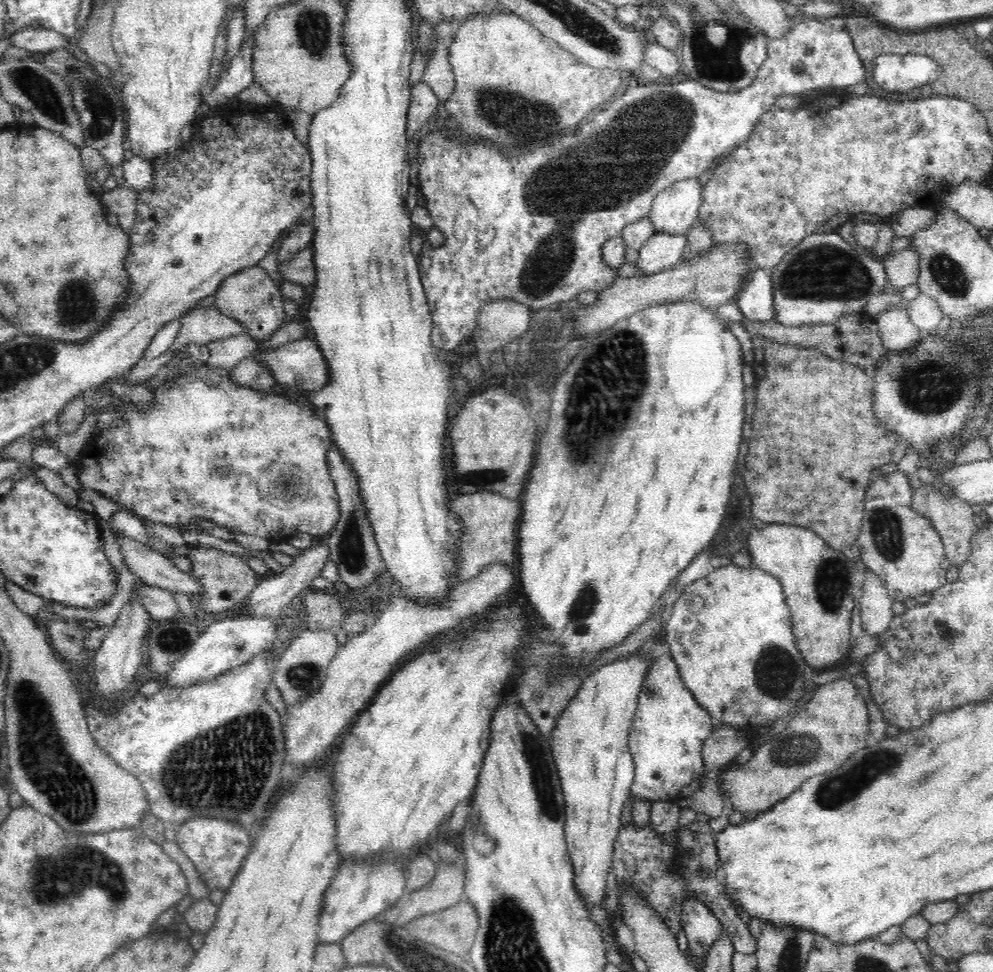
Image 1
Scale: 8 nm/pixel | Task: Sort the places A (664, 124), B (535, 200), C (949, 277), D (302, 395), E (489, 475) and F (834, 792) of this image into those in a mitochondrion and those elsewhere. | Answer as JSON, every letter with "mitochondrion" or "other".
{"A":"mitochondrion","B":"mitochondrion","C":"mitochondrion","D":"other","E":"mitochondrion","F":"mitochondrion"}

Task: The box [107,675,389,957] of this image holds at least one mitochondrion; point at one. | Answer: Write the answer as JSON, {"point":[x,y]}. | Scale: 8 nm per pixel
{"point":[196,777]}

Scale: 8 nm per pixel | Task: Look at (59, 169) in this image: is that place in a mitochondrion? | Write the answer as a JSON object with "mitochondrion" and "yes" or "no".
{"mitochondrion":"no"}

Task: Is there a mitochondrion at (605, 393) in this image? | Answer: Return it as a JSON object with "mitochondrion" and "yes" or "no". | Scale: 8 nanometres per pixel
{"mitochondrion":"yes"}

